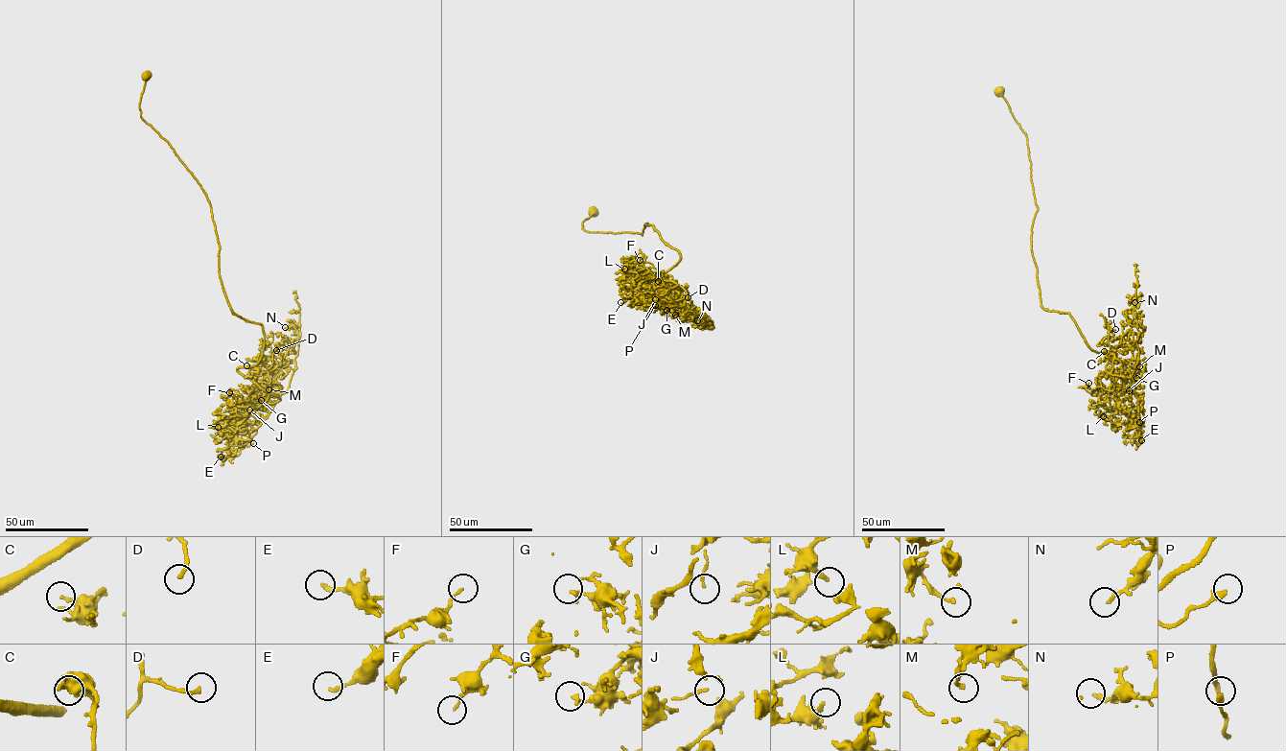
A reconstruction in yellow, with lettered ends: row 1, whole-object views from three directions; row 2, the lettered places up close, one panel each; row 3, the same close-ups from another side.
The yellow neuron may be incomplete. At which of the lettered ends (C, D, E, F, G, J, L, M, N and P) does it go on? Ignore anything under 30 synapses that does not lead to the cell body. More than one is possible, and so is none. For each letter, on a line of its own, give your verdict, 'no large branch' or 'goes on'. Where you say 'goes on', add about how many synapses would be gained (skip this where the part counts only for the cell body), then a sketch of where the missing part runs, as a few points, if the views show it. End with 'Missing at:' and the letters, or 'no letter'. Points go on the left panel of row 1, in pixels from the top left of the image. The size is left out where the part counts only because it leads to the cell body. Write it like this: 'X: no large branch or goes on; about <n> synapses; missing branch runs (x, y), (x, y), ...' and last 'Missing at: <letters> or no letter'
C: no large branch
D: goes on; about 45 synapses; missing branch runs (276, 350), (265, 348), (263, 350)
E: no large branch
F: no large branch
G: no large branch
J: no large branch
L: no large branch
M: no large branch
N: no large branch
P: no large branch
Missing at: D

